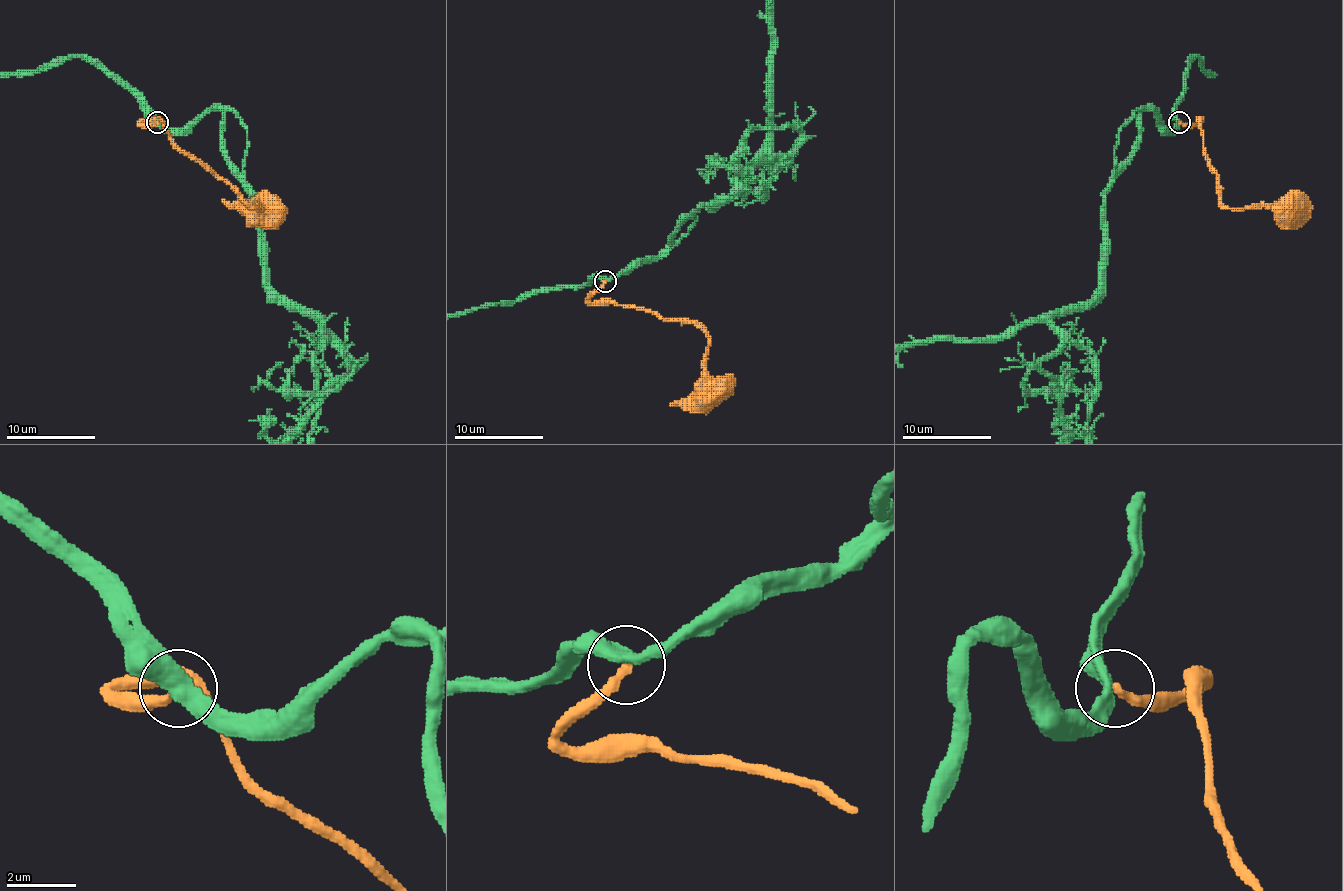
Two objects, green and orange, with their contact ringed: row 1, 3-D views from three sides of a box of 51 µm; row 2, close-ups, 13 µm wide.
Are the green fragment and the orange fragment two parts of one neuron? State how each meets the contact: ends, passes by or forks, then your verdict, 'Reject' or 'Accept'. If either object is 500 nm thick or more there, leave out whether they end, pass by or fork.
At the ring green passes by. At the ring orange ends. Reject

